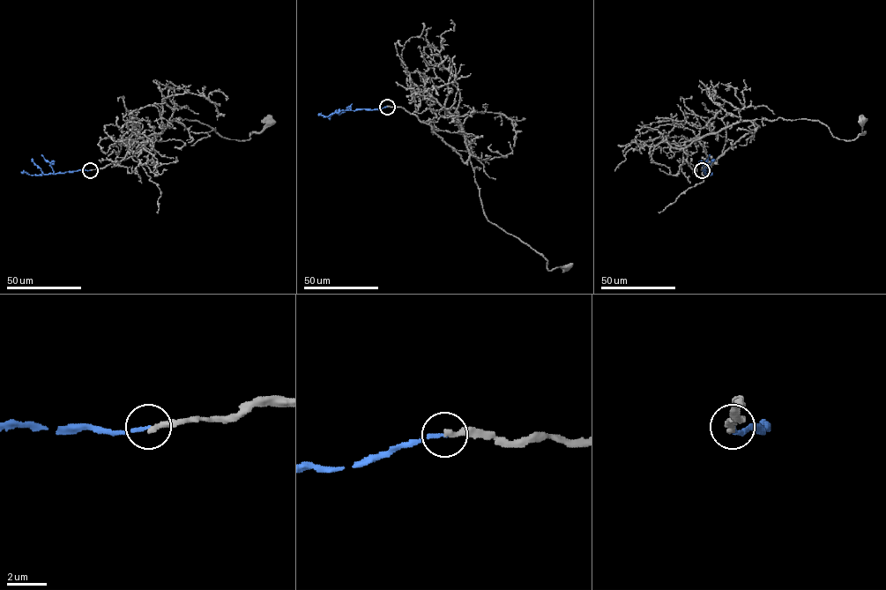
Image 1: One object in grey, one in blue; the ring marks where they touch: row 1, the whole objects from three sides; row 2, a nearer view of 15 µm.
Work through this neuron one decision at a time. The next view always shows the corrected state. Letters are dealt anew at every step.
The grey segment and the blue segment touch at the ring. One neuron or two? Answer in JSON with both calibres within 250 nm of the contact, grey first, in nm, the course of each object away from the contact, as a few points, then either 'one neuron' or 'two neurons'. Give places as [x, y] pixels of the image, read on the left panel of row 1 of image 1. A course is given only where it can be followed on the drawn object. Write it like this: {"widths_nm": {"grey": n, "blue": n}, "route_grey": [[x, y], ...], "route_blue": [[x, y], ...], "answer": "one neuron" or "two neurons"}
{"widths_nm": {"grey": 280, "blue": 200}, "route_grey": [[90, 170], [131, 157], [170, 127], [173, 119], [197, 121], [222, 137], [245, 141], [269, 121]], "route_blue": [[90, 170], [40, 175], [27, 174], [24, 171]], "answer": "two neurons"}

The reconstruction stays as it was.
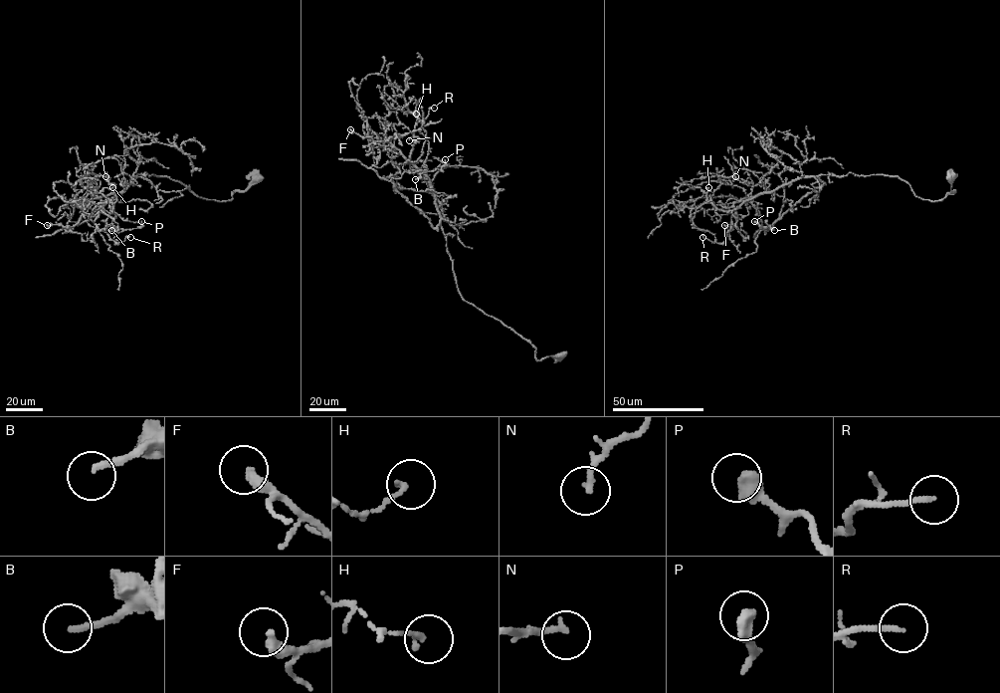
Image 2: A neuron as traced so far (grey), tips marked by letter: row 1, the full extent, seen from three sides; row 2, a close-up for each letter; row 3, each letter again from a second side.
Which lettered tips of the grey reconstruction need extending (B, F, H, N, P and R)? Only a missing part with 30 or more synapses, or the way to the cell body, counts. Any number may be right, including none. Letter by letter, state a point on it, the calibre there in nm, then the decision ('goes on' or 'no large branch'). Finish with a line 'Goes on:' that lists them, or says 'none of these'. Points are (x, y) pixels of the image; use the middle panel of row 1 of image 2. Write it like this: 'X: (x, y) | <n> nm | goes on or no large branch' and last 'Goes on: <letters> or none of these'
B: (415, 179) | 190 nm | no large branch
F: (350, 129) | 320 nm | no large branch
H: (416, 114) | 160 nm | no large branch
N: (409, 140) | 170 nm | no large branch
P: (445, 159) | 440 nm | no large branch
R: (434, 108) | 150 nm | no large branch
Goes on: none of these

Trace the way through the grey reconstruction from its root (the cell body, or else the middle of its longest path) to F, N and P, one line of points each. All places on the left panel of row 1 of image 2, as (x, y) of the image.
F: (255, 176), (230, 200), (217, 201), (146, 172), (120, 192), (86, 201), (74, 225), (47, 225)
N: (255, 176), (230, 200), (217, 201), (146, 172), (120, 192), (76, 204), (89, 179), (105, 176)
P: (255, 176), (230, 200), (217, 201), (168, 177), (137, 175), (87, 222), (118, 232), (141, 221)

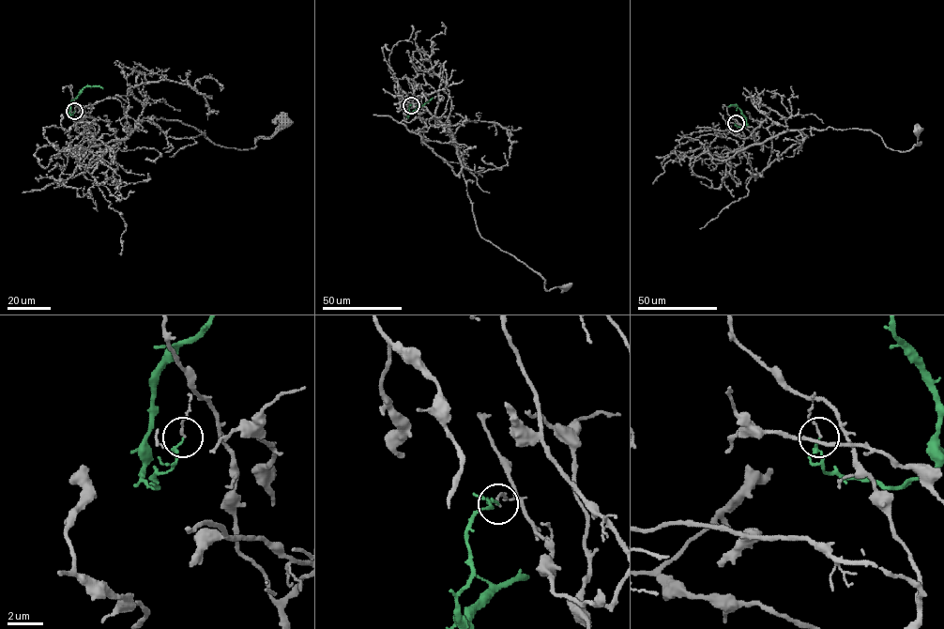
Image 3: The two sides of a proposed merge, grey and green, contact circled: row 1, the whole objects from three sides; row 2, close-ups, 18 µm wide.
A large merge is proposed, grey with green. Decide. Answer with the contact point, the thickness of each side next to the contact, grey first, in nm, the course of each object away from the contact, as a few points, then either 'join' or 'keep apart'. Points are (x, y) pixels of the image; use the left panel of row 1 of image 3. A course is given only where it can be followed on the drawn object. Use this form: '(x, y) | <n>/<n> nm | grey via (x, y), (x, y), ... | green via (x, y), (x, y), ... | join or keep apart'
(74, 111) | 120/130 nm | grey via (74, 111), (97, 145), (124, 140), (153, 115), (248, 149), (282, 120) | green via (74, 111), (70, 116), (70, 104), (83, 87), (103, 88) | keep apart

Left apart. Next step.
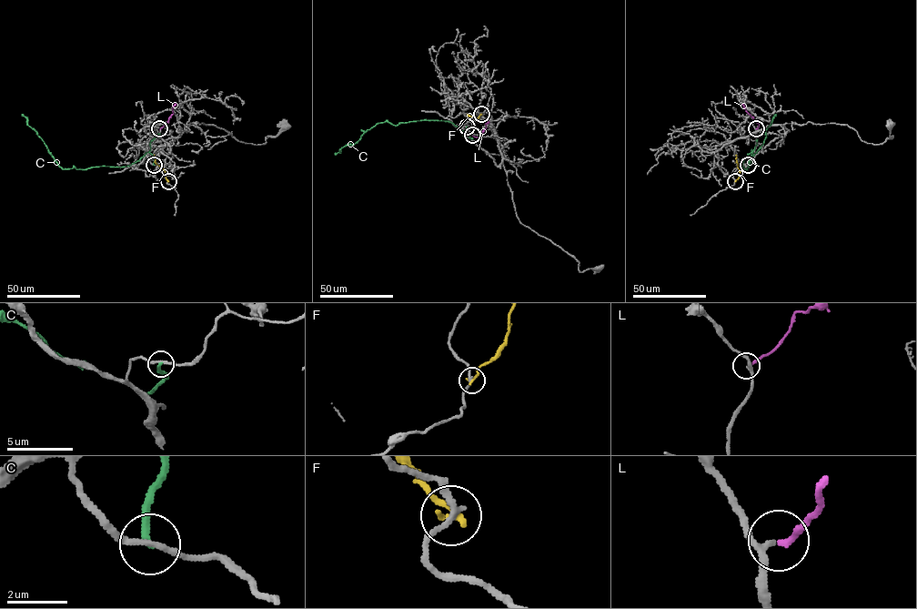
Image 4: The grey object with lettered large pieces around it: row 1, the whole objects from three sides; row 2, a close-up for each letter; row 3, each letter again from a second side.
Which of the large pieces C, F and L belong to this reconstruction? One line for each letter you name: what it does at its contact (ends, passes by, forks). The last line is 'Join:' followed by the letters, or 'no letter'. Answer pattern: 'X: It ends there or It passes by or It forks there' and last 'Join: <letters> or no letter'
L: It ends there
Join: L

